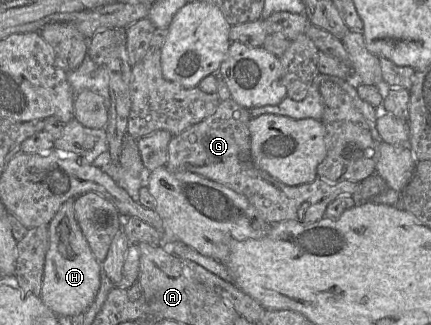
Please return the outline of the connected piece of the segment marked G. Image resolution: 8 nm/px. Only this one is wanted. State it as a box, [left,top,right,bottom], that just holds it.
[166,98,358,223]

